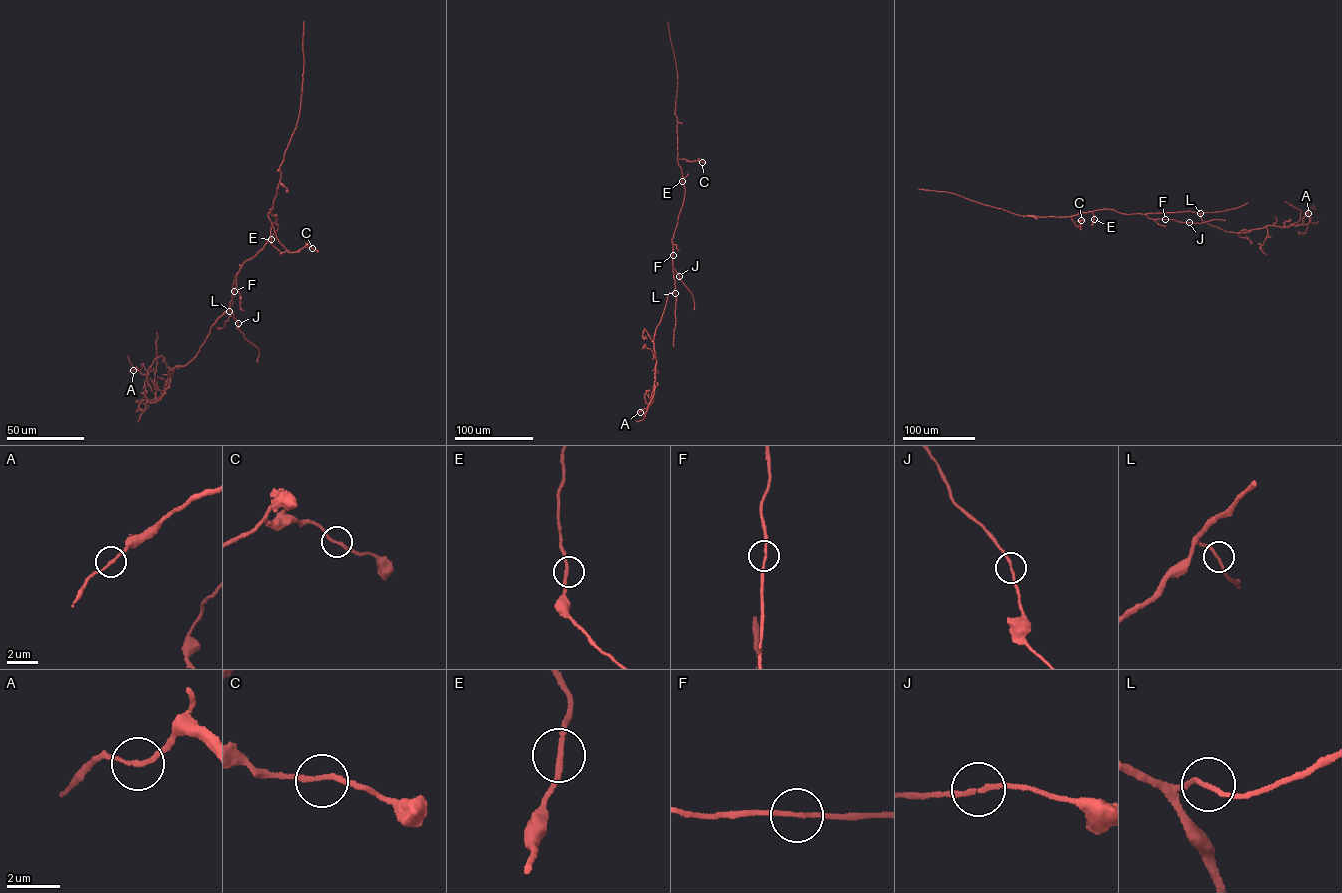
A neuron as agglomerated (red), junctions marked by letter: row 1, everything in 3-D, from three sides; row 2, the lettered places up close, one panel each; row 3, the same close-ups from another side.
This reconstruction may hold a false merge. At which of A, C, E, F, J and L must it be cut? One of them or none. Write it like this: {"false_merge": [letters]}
{"false_merge": []}

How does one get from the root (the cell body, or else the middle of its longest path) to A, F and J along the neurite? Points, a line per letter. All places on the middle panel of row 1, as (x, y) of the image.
A: (675, 228), (672, 255), (675, 288), (667, 295), (654, 336), (656, 363), (652, 402), (640, 412)
F: (675, 228), (671, 240), (673, 255)
J: (675, 228), (671, 240), (672, 265), (679, 276)

